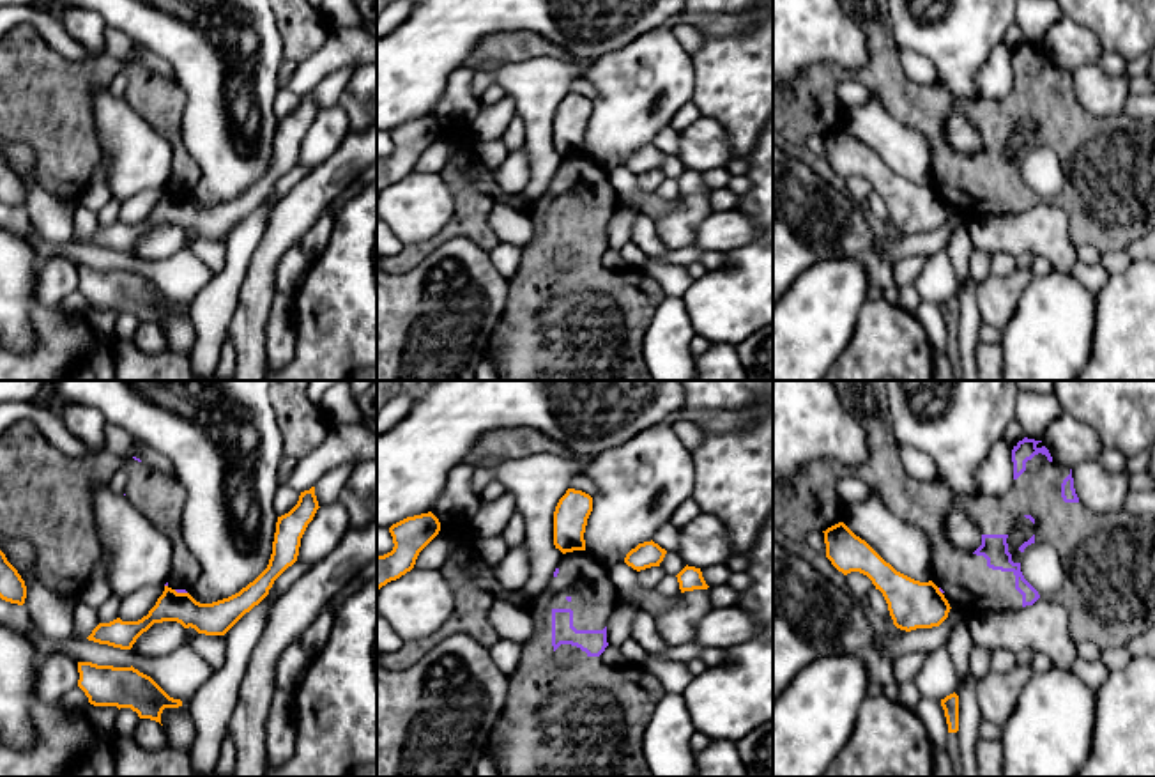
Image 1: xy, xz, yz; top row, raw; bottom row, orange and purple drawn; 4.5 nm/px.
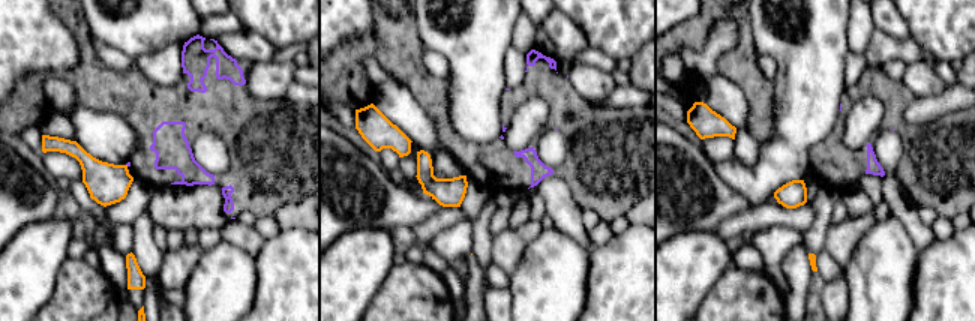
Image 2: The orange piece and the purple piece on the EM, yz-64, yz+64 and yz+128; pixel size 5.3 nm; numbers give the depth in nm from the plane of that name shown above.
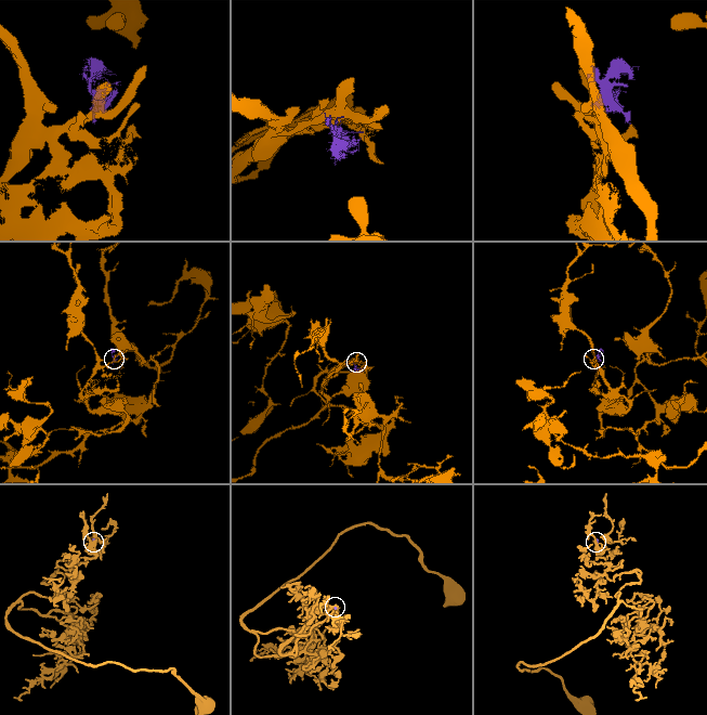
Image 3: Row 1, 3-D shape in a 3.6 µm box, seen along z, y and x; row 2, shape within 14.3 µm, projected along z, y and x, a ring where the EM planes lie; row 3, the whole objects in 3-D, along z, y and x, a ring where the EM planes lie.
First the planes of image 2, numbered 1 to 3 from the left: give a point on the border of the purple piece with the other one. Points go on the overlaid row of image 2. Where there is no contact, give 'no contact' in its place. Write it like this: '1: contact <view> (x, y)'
1: no contact
2: no contact
3: no contact

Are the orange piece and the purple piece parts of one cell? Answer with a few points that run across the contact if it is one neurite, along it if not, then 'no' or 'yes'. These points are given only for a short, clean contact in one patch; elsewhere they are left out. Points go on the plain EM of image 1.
xy (174, 193), (186, 197) | no

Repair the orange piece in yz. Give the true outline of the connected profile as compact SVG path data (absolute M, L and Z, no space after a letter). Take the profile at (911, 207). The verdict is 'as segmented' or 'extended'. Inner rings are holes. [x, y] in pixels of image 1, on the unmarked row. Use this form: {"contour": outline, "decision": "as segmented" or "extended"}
{"contour": "M844 126L822 136L831 168L844 179L851 175L867 179L883 196L897 232L906 235L932 232L948 221L952 211L932 184L920 186L897 175Z", "decision": "as segmented"}

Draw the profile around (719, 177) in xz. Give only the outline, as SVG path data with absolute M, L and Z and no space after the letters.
M727 168L704 170L700 175L708 189L727 188L732 179L732 173Z

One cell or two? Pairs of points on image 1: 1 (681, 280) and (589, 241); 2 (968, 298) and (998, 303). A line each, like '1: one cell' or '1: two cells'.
1: two cells
2: two cells

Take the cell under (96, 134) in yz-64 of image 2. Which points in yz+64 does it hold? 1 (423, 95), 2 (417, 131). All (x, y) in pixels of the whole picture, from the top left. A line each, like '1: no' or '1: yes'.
1: no
2: yes

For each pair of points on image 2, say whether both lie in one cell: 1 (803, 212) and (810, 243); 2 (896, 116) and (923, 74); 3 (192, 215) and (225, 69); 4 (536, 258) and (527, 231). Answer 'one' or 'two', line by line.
1: two
2: two
3: two
4: two

